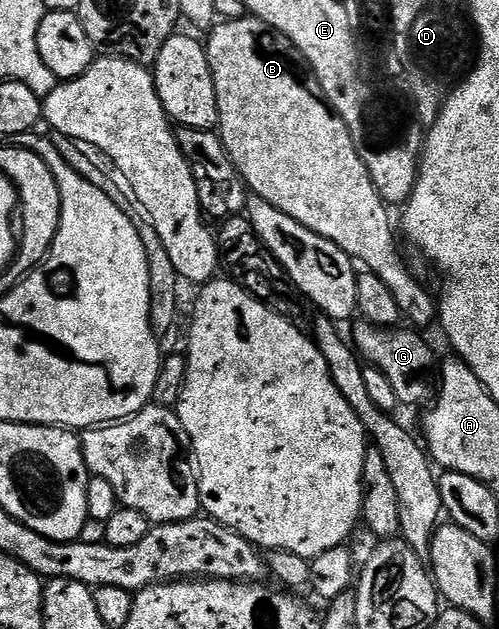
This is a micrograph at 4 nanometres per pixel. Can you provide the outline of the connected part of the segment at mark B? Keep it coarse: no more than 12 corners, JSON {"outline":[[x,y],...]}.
{"outline":[[255,17],[207,32],[251,194],[334,241],[425,329],[431,293],[311,67]]}

